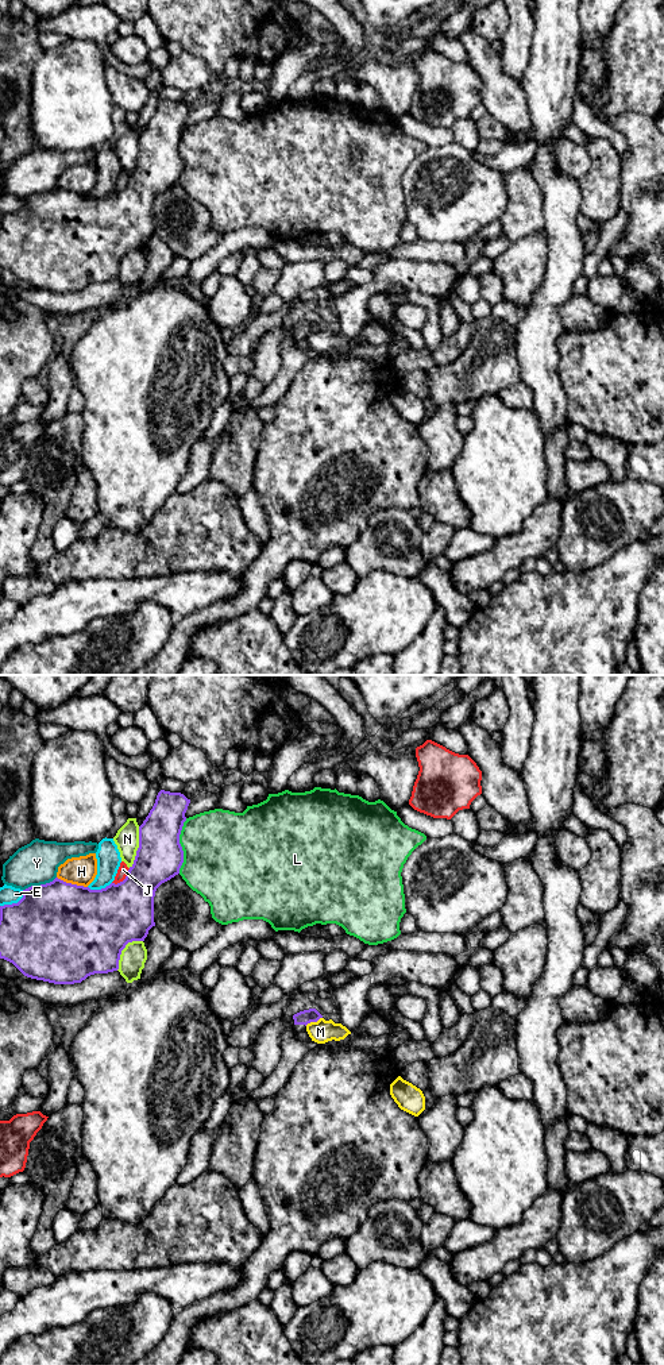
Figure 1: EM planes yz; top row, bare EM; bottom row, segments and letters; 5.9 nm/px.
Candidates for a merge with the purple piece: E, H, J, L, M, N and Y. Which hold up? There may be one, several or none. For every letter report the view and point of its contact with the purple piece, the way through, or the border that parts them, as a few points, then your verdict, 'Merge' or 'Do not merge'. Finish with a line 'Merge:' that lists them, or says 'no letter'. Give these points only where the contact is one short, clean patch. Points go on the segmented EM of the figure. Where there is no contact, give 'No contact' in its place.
E: Touches purple at yz (14, 903). Do not merge
H: Touches purple at yz (70, 883). Do not merge
J: Touches purple at yz (124, 879). Do not merge
L: Touches purple at yz (180, 845). Do not merge
M: Touches purple at yz (313, 1021). Boundary: yz (321, 1017), (305, 1025). Do not merge
N: Touches purple at yz (139, 847). Do not merge
Y: Touches purple at yz (41, 885). Do not merge
Merge: no letter

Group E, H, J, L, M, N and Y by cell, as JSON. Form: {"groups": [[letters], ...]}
{"groups": [["E"], ["H"], ["J"], ["L"], ["M"], ["N"], ["Y"]]}

